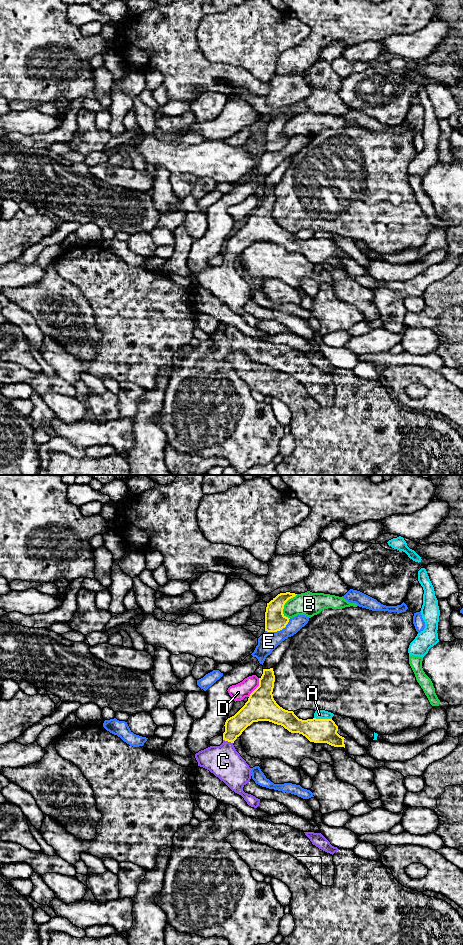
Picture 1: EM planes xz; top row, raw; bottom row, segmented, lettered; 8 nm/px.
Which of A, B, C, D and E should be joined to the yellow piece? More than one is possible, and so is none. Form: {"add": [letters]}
{"add": ["C"]}

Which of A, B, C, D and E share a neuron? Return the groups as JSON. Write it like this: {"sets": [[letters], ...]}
{"sets": [["A"], ["B"], ["C"], ["D"], ["E"]]}

